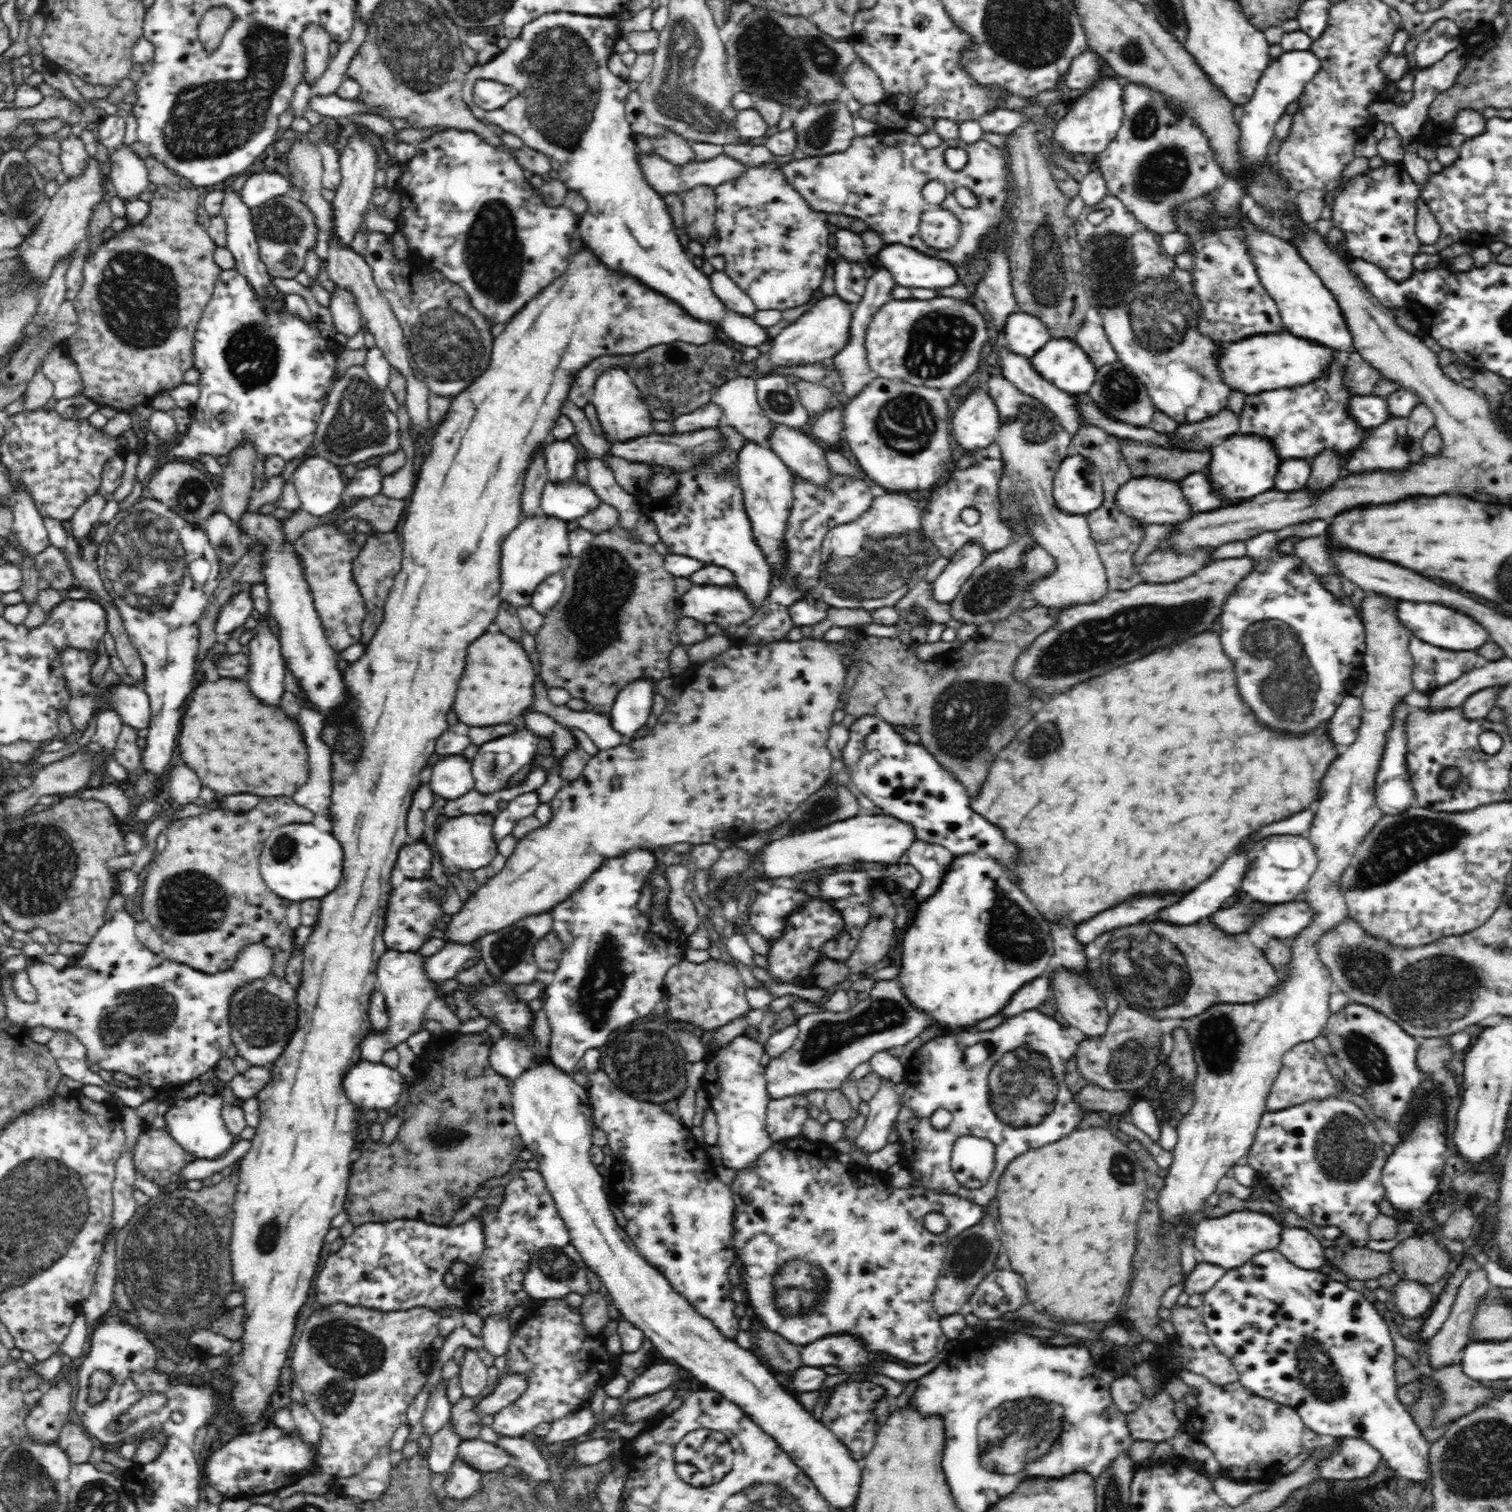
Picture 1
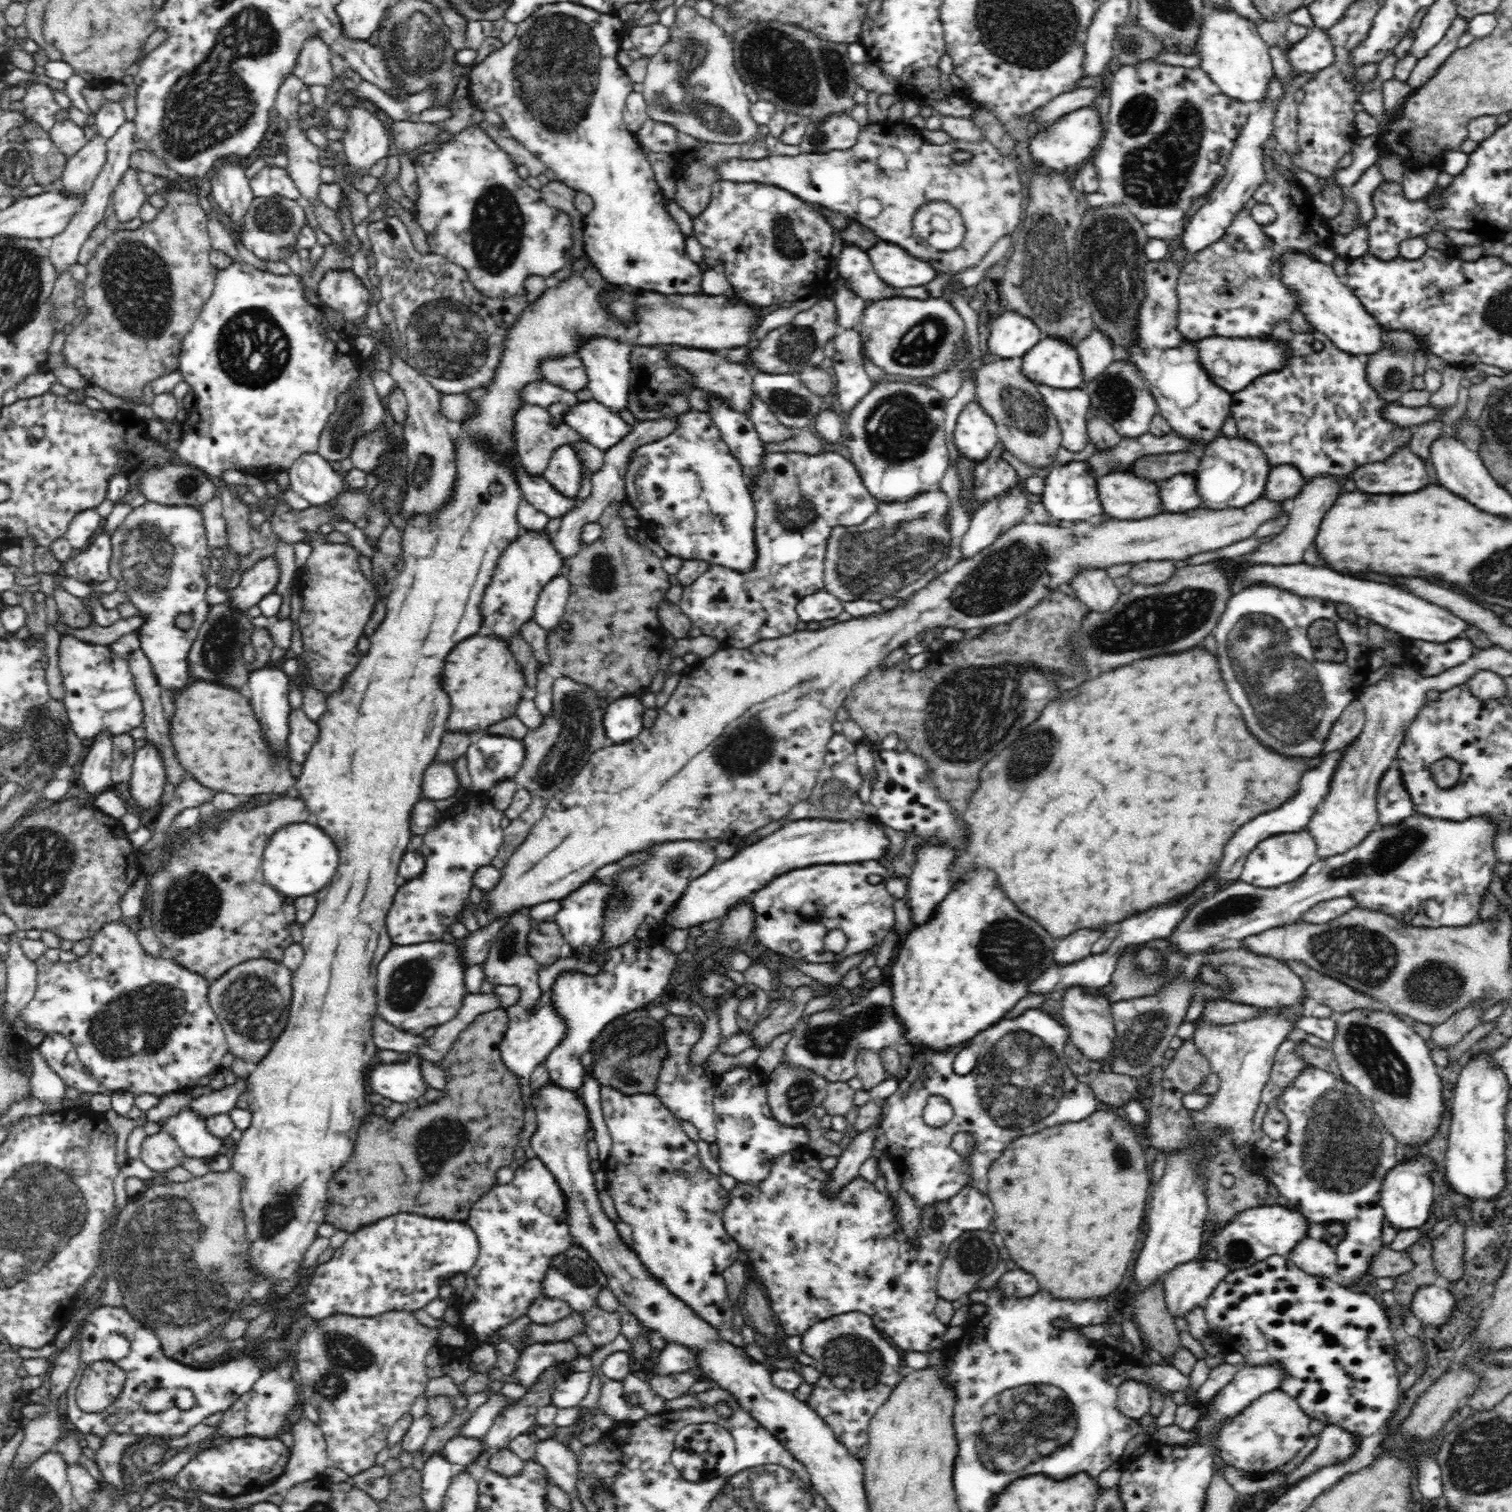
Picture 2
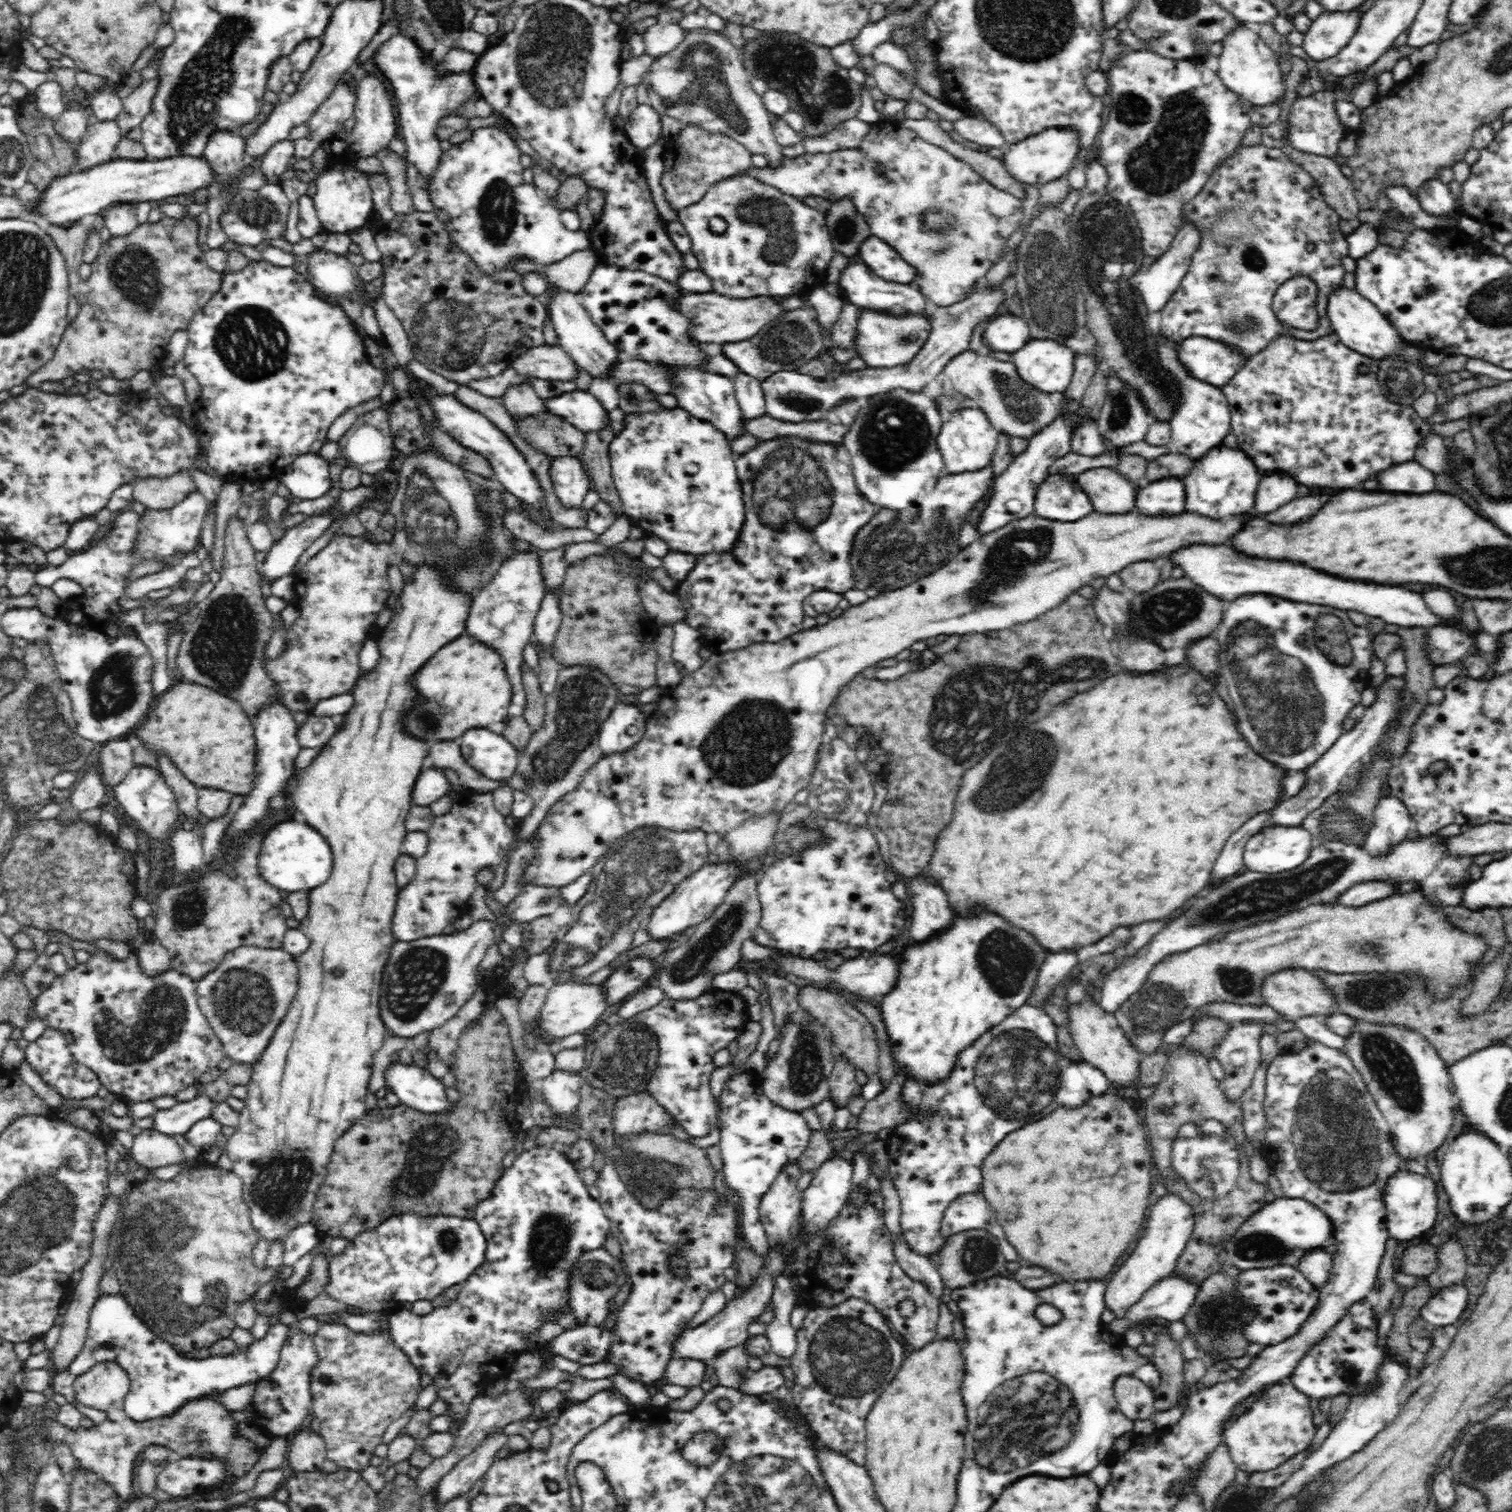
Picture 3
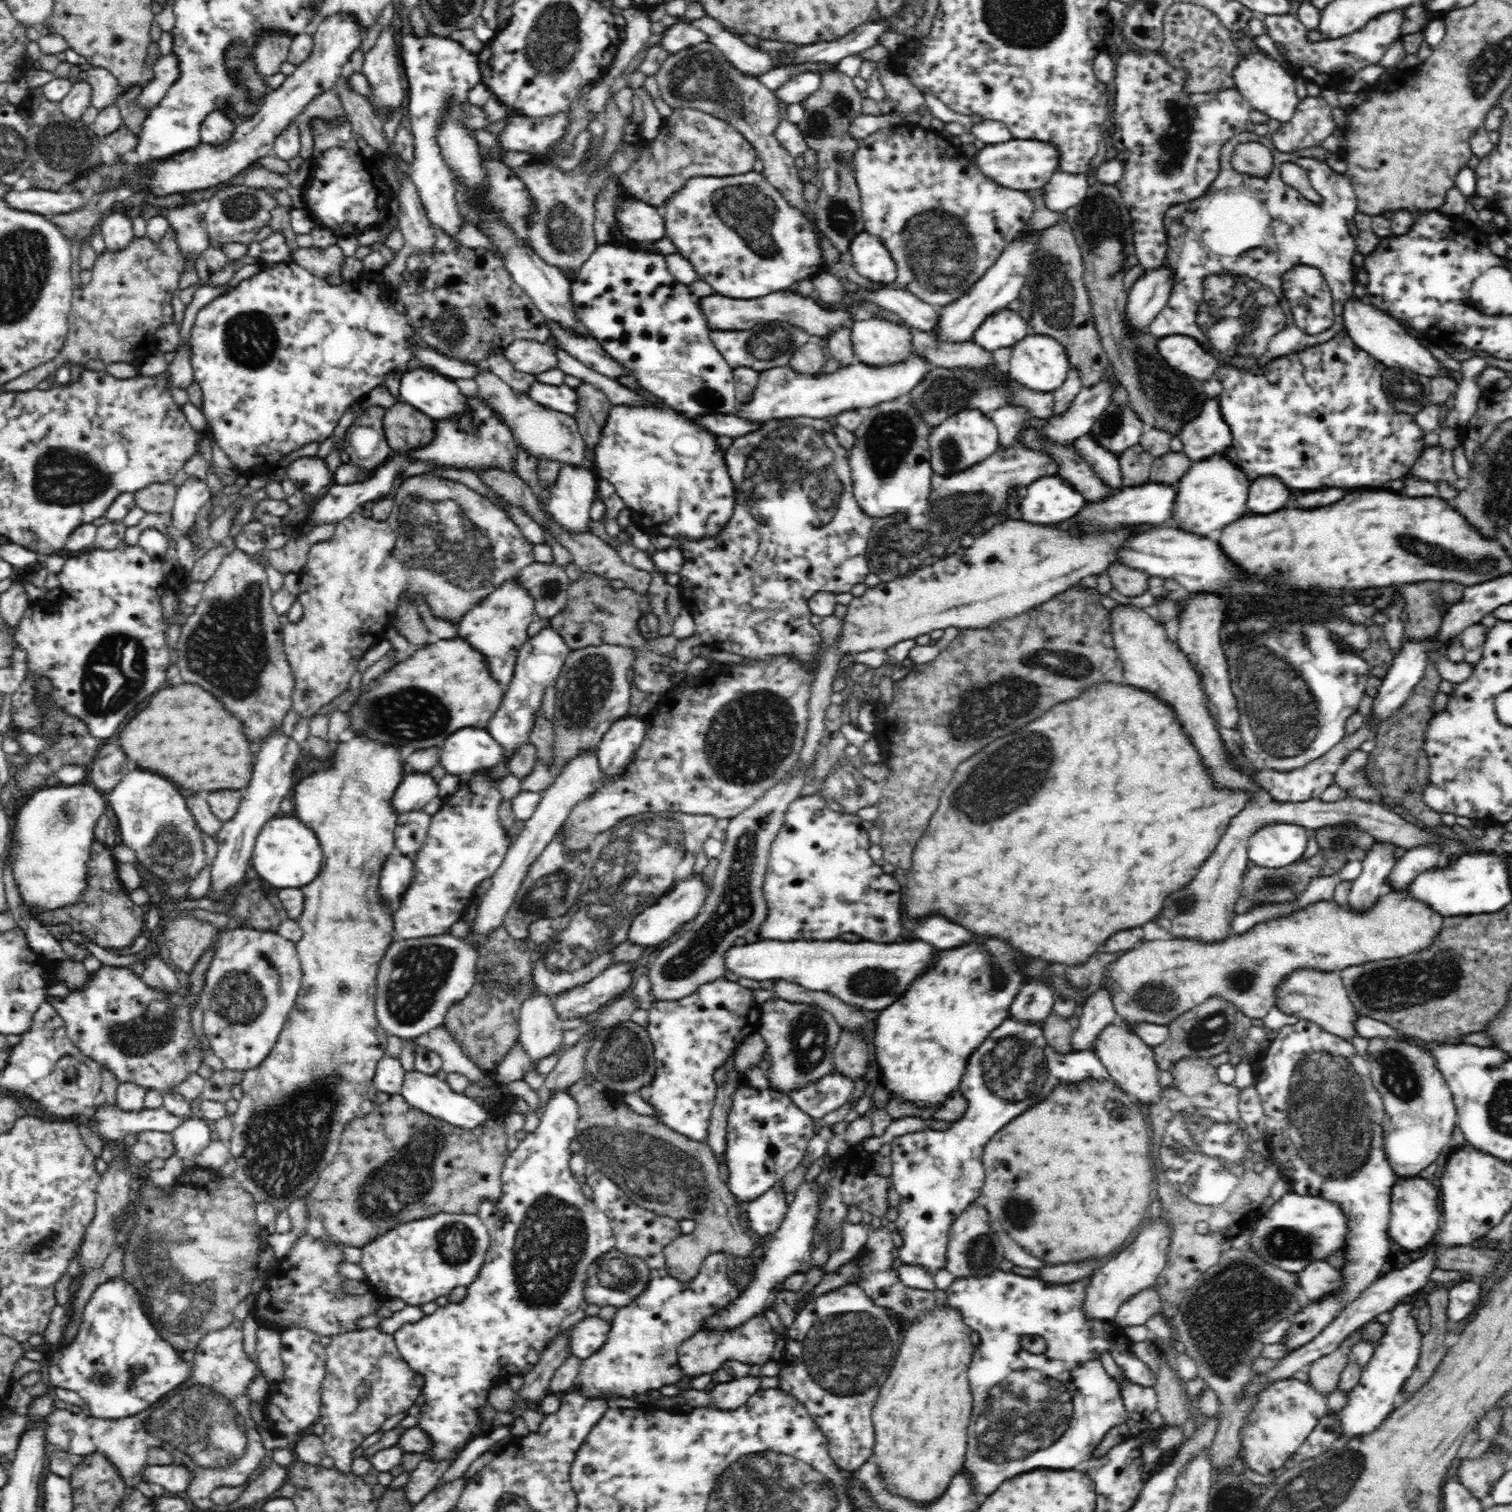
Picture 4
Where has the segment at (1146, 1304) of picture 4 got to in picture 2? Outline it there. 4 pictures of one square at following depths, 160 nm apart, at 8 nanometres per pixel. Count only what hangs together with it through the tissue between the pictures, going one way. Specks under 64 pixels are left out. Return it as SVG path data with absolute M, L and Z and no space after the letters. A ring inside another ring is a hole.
M1195 1258L1163 1276L1164 1299L1172 1316L1184 1316L1195 1306L1202 1306L1208 1295L1223 1282L1231 1270L1218 1260Z

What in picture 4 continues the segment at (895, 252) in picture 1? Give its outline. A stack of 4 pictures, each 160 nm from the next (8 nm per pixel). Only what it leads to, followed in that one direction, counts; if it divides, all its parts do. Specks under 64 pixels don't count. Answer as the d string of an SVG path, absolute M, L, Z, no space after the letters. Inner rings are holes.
M869 232L856 233L847 248L847 257L856 272L876 283L893 284L896 276L894 260L884 243Z

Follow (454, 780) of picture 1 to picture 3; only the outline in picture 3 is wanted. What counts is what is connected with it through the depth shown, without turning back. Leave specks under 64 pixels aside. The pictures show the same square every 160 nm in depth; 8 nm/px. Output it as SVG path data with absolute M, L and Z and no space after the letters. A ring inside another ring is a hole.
M424 769L414 782L411 789L411 801L414 805L429 806L432 802L446 796L451 783L442 769Z

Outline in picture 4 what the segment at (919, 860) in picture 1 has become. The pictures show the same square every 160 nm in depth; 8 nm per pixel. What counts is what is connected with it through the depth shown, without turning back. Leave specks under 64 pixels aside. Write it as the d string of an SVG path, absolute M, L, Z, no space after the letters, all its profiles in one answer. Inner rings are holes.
M926 920L926 924L918 924L916 936L942 950L958 948L972 940L978 940L974 934L970 934L970 930L958 924L950 924L950 920Z

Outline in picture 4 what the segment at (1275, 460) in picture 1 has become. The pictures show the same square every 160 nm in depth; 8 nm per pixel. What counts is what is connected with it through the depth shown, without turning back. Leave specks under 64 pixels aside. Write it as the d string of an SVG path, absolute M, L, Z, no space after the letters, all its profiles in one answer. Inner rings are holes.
M1224 454L1193 462L1189 471L1177 483L1176 502L1174 510L1171 510L1172 520L1176 520L1182 530L1200 536L1222 530L1246 514L1246 492L1251 481L1240 466L1232 463Z

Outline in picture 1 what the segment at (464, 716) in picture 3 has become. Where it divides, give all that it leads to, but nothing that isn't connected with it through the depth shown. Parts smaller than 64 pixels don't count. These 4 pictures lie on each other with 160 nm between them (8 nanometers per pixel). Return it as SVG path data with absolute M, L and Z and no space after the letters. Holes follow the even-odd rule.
M485 633L468 648L466 668L458 684L454 712L468 726L506 724L524 712L532 700L534 670L526 650L506 634Z

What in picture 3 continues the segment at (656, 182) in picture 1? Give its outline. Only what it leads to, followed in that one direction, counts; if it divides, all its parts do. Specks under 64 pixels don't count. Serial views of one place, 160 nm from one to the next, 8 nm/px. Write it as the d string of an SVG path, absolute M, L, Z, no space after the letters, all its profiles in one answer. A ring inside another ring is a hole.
M878 124L865 136L863 142L854 149L839 149L835 152L818 155L806 153L796 158L783 158L775 167L750 167L746 172L749 176L774 185L778 190L798 199L807 197L825 197L830 201L848 196L858 212L866 219L871 234L884 240L896 254L902 256L908 264L918 270L916 284L922 294L934 300L939 307L946 307L962 300L972 286L980 282L990 267L998 261L1010 235L1020 227L1022 220L1022 199L996 188L990 181L978 174L967 162L958 160L942 149L940 145L922 140L918 135L906 138L906 130L898 130L896 134L884 134L878 130ZM883 164L885 173L878 175L875 168ZM926 211L938 211L946 214L952 224L952 232L934 233L927 230L923 223Z

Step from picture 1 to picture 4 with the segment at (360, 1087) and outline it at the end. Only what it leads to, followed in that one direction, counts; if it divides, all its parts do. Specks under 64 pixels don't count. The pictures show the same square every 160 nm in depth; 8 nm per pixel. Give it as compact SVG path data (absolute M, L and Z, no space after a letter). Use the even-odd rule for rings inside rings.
M415 1069L410 1072L406 1071L399 1093L408 1105L414 1106L414 1109L436 1119L446 1121L456 1127L463 1129L476 1128L489 1119L489 1110L484 1109L480 1103L465 1095L464 1092L456 1093L452 1091L446 1080L439 1079L436 1074L428 1075Z

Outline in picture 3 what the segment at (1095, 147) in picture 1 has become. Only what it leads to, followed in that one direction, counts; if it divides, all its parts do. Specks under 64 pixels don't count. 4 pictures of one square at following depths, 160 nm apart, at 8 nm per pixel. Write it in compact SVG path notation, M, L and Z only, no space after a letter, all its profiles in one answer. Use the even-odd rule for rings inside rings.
M1053 128L1042 131L1038 135L1030 135L1025 140L1018 141L1010 146L1010 152L1004 156L1006 171L1017 181L1042 186L1065 176L1078 154L1078 138L1073 130L1058 130Z

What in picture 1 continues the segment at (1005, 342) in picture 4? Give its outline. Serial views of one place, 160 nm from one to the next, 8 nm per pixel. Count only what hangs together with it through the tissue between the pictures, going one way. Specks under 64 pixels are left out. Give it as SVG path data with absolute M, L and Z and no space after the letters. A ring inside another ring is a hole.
M1022 311L1007 317L1001 336L1006 339L1007 352L1029 359L1053 337L1038 317Z

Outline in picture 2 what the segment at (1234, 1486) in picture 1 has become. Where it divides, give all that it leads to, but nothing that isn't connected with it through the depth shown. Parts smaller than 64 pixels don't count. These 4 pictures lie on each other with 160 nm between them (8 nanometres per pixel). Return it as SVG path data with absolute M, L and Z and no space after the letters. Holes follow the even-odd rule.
M1326 1424L1319 1435L1318 1446L1316 1446L1316 1449L1313 1450L1313 1452L1304 1460L1304 1462L1302 1462L1301 1465L1296 1467L1296 1469L1290 1475L1288 1475L1288 1478L1286 1478L1286 1483L1275 1488L1275 1490L1281 1487L1290 1487L1295 1483L1310 1477L1312 1474L1315 1474L1319 1468L1344 1463L1345 1461L1348 1461L1357 1452L1357 1450L1359 1450L1359 1444L1354 1441L1352 1433L1349 1433L1341 1426Z

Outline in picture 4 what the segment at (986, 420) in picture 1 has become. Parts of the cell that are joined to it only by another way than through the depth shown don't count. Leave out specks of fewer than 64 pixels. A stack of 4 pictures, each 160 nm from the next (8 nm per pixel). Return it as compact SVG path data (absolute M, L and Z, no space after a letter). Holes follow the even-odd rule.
M976 409L960 411L957 415L943 420L927 434L927 442L931 450L930 466L933 472L939 475L950 475L981 463L1000 446L997 425L990 415Z

